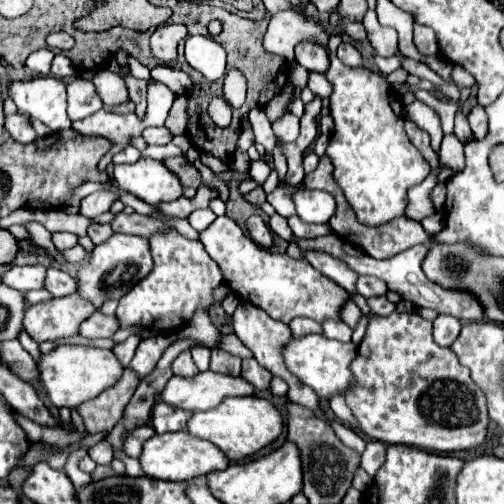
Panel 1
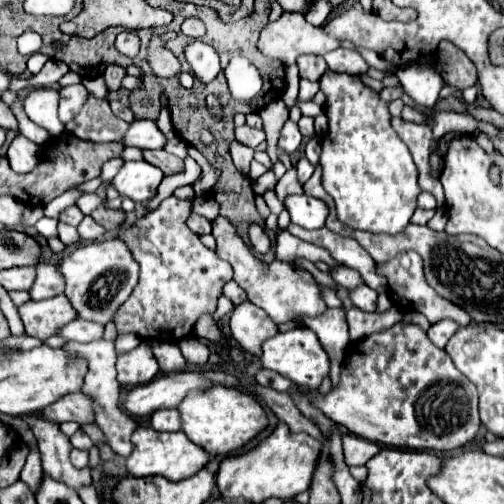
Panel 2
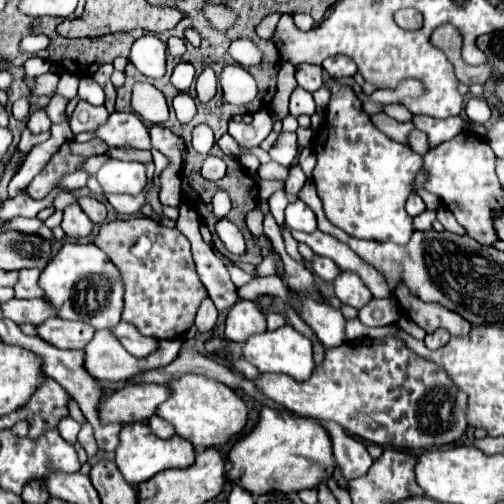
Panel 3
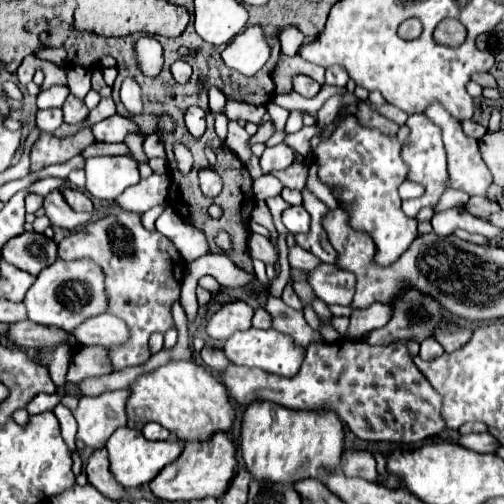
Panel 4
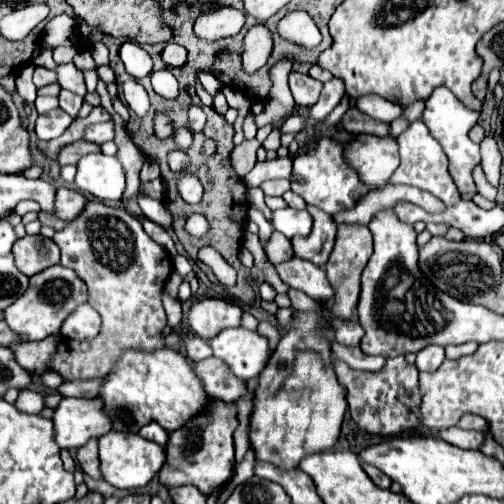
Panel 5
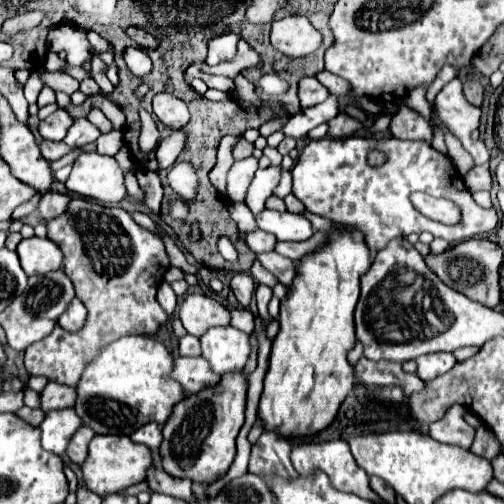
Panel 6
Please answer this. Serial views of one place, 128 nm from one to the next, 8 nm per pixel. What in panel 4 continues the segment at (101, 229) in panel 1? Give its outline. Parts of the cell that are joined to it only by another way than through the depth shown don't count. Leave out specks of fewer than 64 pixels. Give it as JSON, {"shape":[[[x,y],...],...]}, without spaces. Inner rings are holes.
{"shape":[[[52,190],[46,198],[44,198],[44,206],[46,206],[46,216],[50,218],[50,222],[54,226],[66,228],[66,230],[76,230],[78,226],[84,226],[86,222],[92,220],[92,216],[96,210],[92,212],[74,212],[62,198],[62,194],[58,190]]]}

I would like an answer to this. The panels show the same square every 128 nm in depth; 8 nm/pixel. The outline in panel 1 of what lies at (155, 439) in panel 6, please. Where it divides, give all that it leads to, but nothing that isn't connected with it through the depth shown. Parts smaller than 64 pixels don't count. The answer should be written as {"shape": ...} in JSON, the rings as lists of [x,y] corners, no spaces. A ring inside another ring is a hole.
{"shape":[[[156,402],[152,408],[152,428],[162,434],[162,432],[176,432],[176,430],[186,430],[186,422],[192,412],[172,408],[164,402]]]}

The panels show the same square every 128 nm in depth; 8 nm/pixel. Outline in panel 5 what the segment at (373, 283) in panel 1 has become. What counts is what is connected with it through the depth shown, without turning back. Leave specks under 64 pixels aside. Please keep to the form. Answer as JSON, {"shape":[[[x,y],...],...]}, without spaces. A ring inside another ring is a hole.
{"shape":[[[274,232],[268,238],[268,242],[264,244],[264,252],[272,264],[280,264],[280,262],[290,260],[294,256],[292,248],[290,248],[290,240],[280,232]]]}

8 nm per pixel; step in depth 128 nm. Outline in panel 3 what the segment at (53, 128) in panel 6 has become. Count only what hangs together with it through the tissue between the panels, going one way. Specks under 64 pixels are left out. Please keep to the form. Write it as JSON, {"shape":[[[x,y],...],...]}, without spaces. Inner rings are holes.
{"shape":[[[52,96],[50,104],[46,106],[46,112],[48,112],[48,118],[54,124],[58,124],[58,122],[62,122],[66,118],[66,112],[64,112],[66,110],[66,104],[68,104],[68,100],[64,100],[60,96]]]}

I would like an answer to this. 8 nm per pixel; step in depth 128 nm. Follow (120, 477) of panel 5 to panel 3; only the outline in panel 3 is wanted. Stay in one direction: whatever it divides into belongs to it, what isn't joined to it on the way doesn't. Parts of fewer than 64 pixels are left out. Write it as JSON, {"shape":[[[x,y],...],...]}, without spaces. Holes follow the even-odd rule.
{"shape":[[[142,422],[124,424],[120,430],[120,444],[116,448],[116,466],[128,484],[140,484],[142,480],[150,480],[152,476],[168,468],[184,468],[184,466],[188,468],[192,462],[194,462],[194,446],[176,434],[168,440],[162,440],[154,436],[150,428]]]}

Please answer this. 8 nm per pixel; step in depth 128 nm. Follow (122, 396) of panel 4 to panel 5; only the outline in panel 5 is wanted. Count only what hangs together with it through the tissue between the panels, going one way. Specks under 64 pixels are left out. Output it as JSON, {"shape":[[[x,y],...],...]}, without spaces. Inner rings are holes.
{"shape":[[[62,398],[54,410],[54,442],[60,448],[74,452],[90,438],[100,438],[112,428],[112,422],[102,412],[102,402],[92,398]]]}

